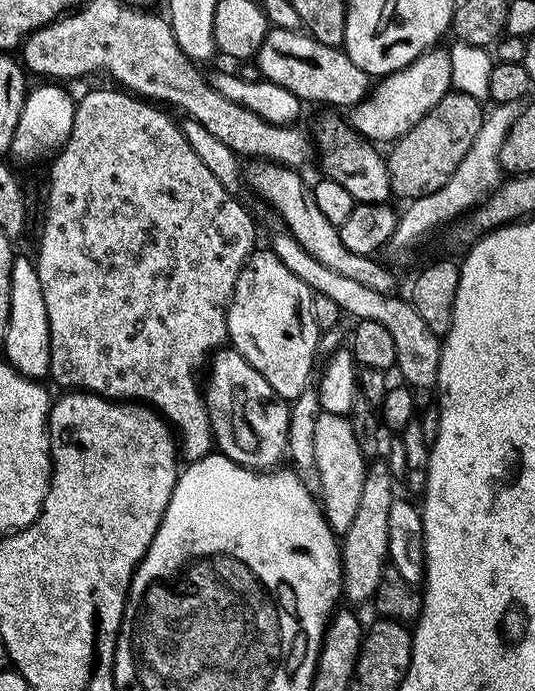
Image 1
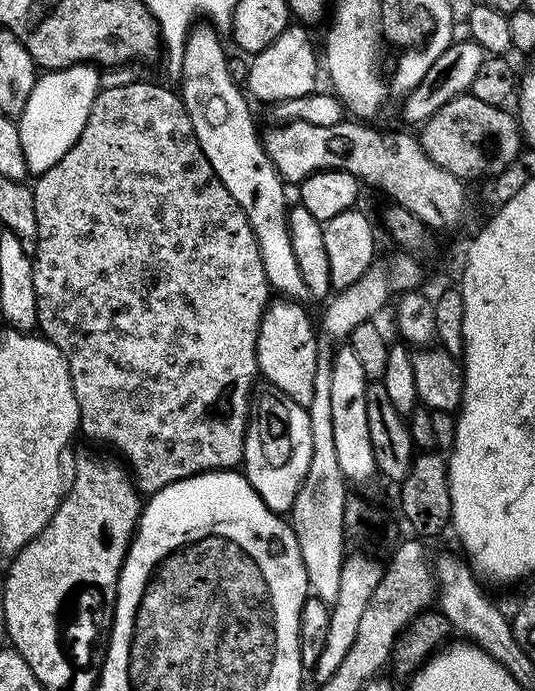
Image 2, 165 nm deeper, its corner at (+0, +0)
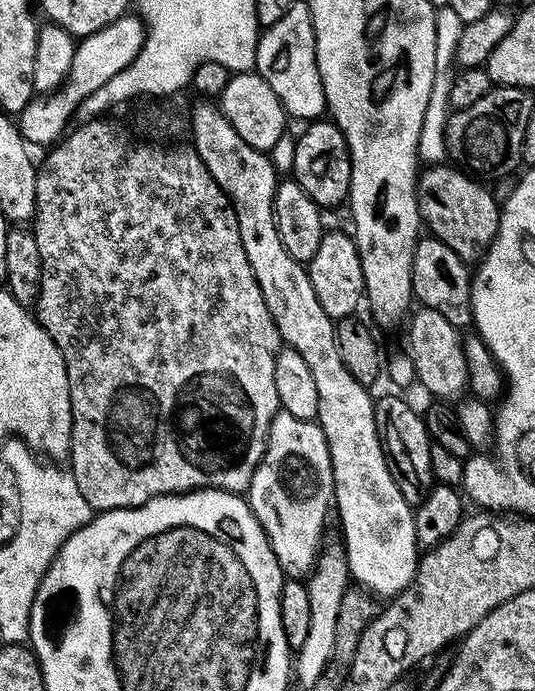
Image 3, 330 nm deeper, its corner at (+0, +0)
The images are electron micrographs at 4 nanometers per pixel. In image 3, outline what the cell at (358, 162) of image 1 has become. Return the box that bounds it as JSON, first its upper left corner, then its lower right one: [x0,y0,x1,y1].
[412,238,473,330]

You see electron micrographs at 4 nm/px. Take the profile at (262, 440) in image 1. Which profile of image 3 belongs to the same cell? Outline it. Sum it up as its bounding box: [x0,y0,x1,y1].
[246,410,335,578]

